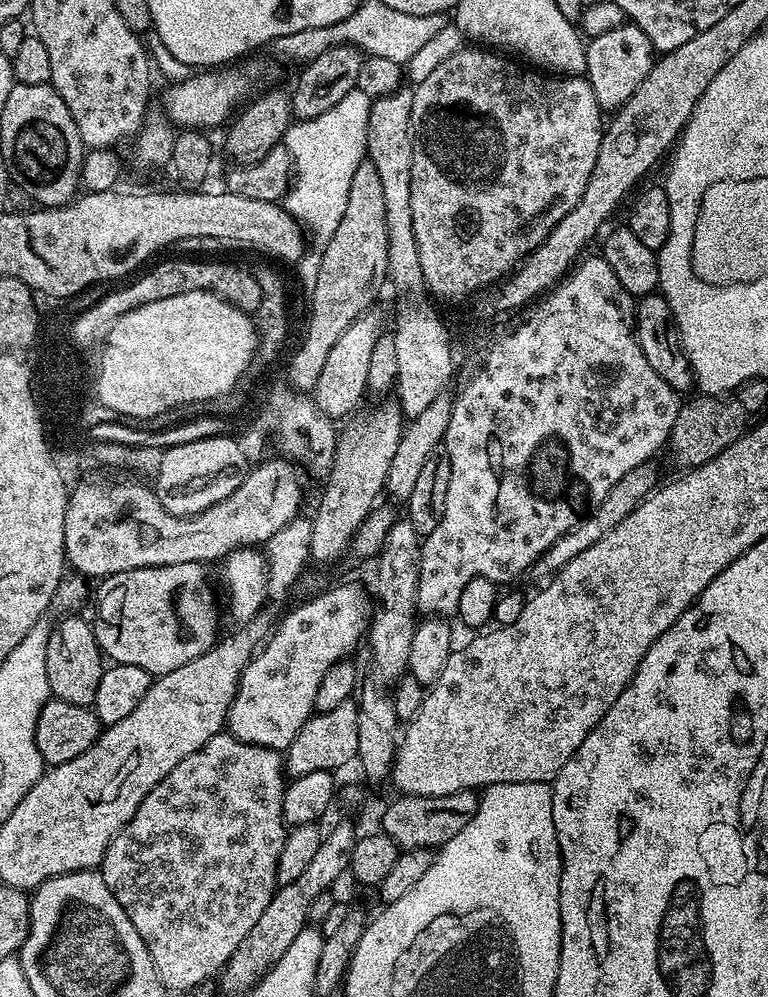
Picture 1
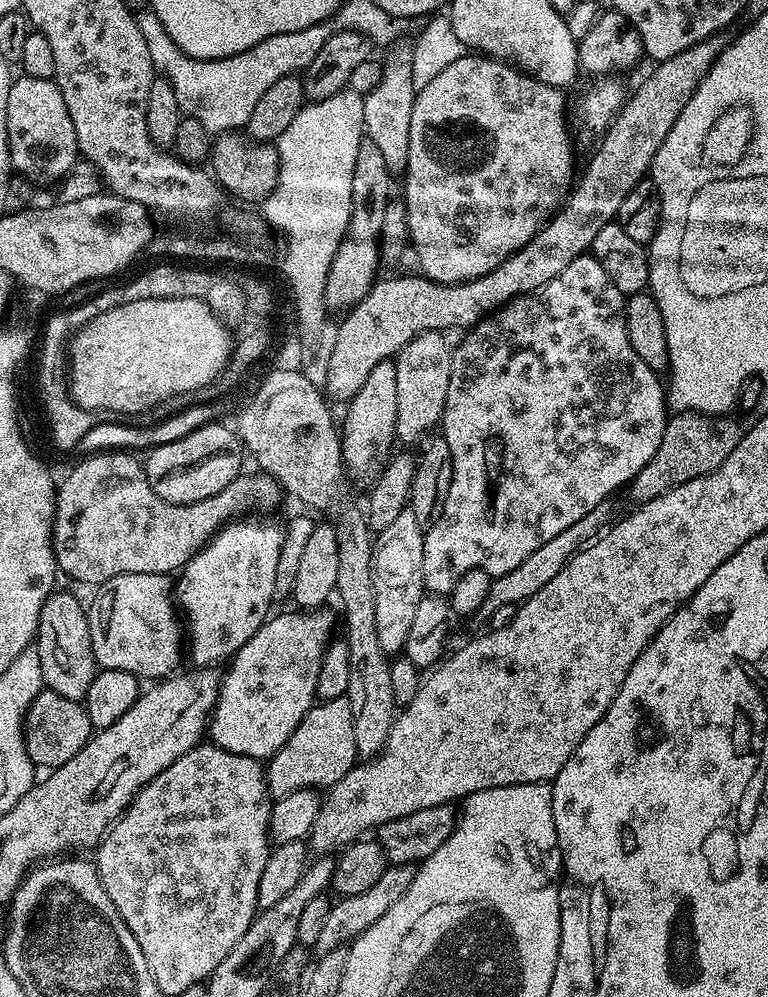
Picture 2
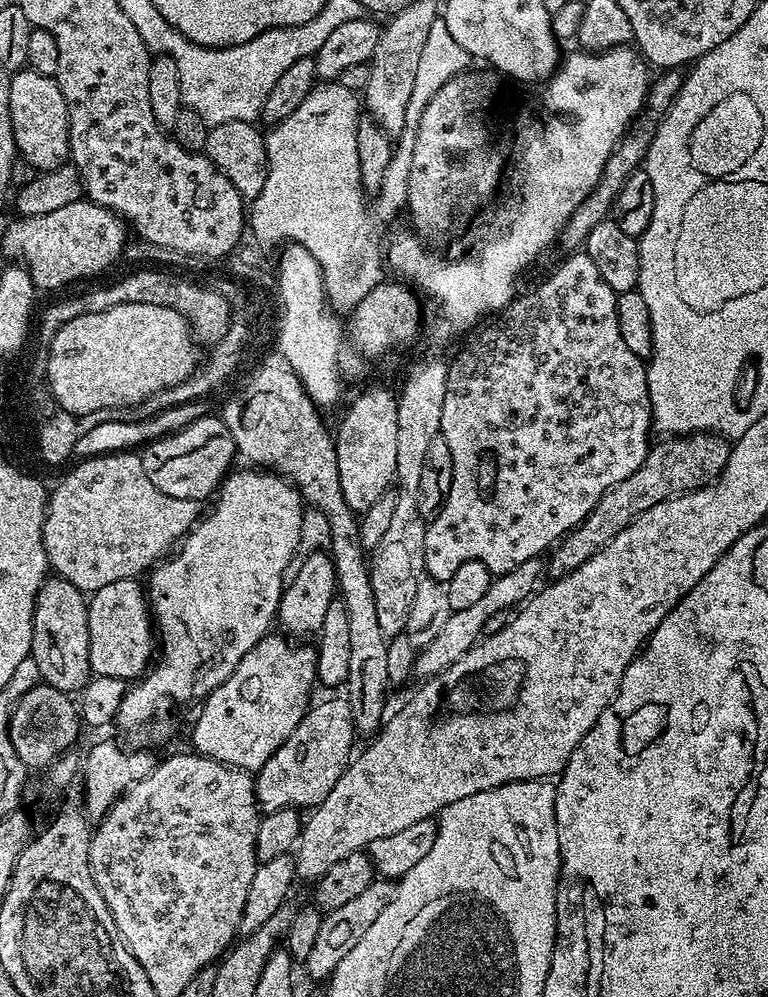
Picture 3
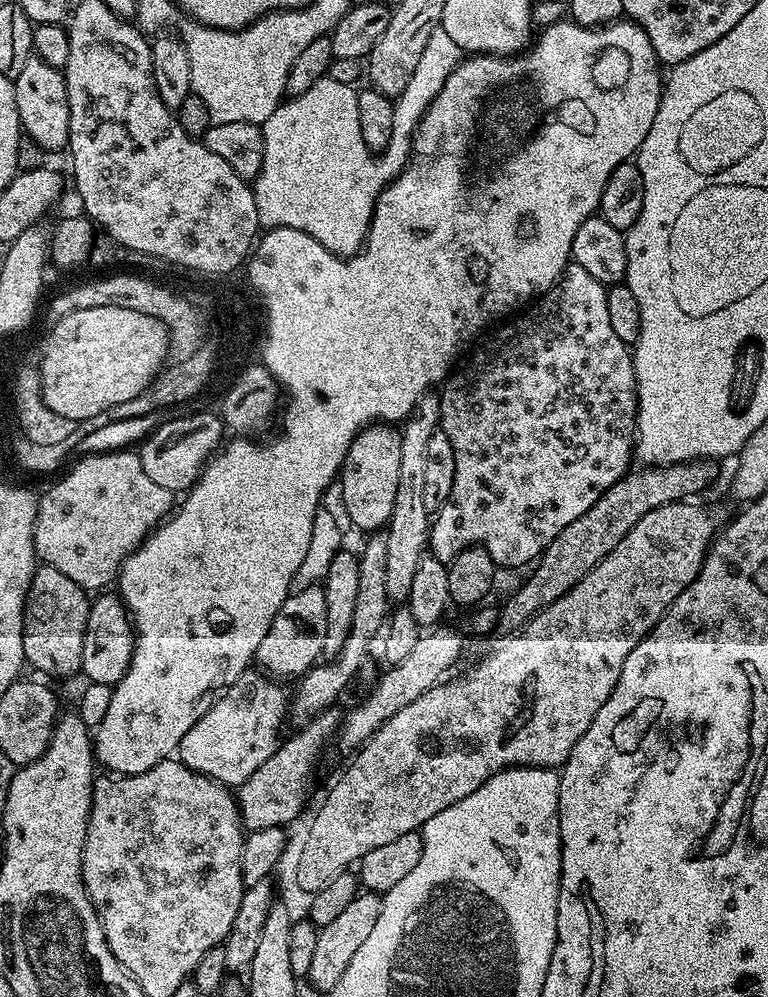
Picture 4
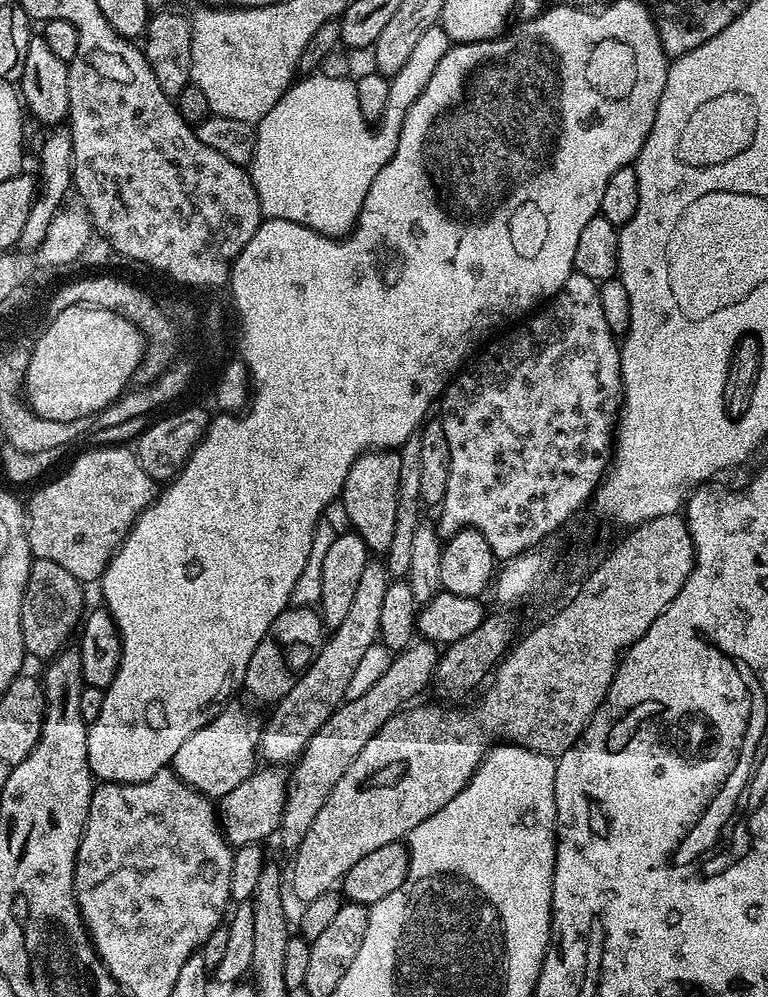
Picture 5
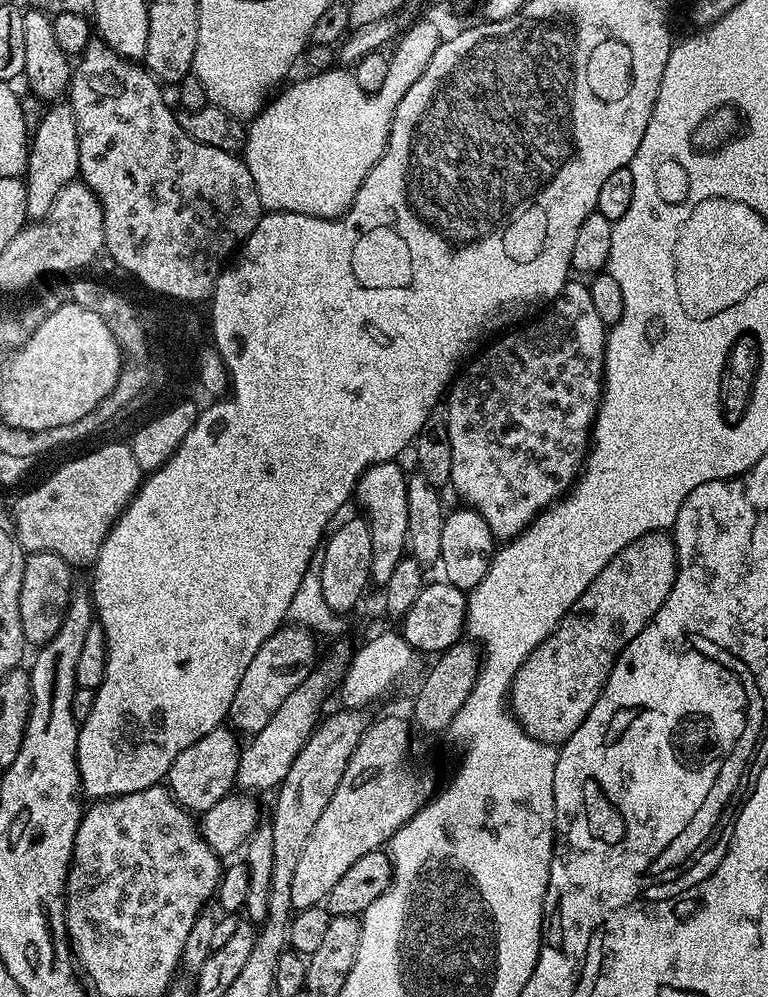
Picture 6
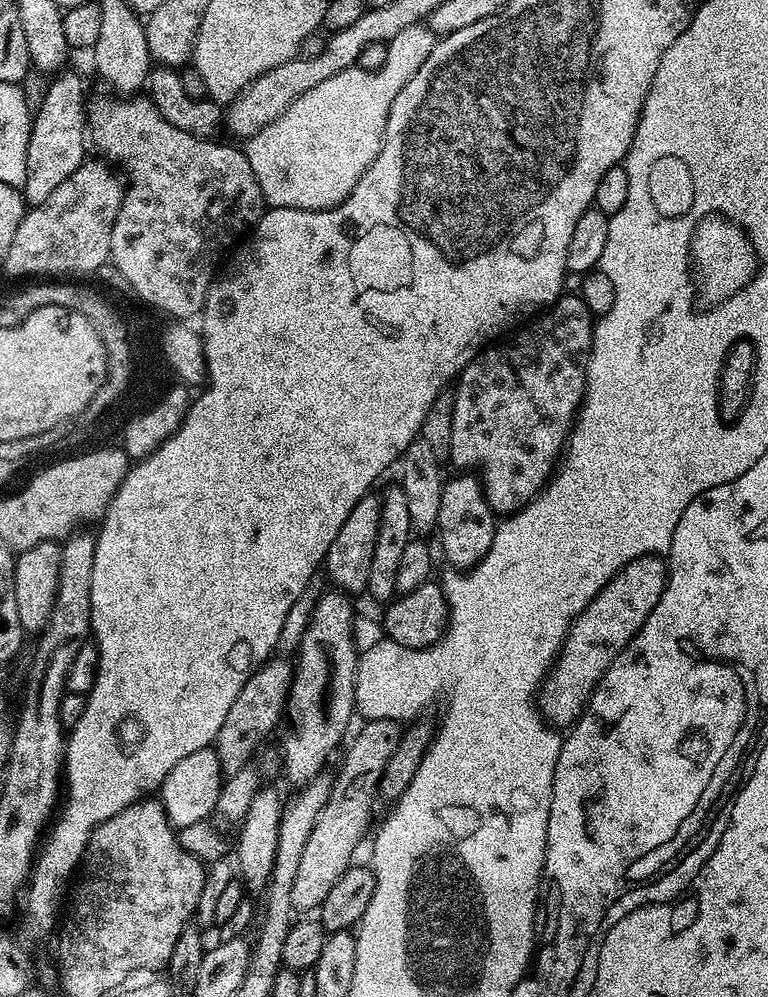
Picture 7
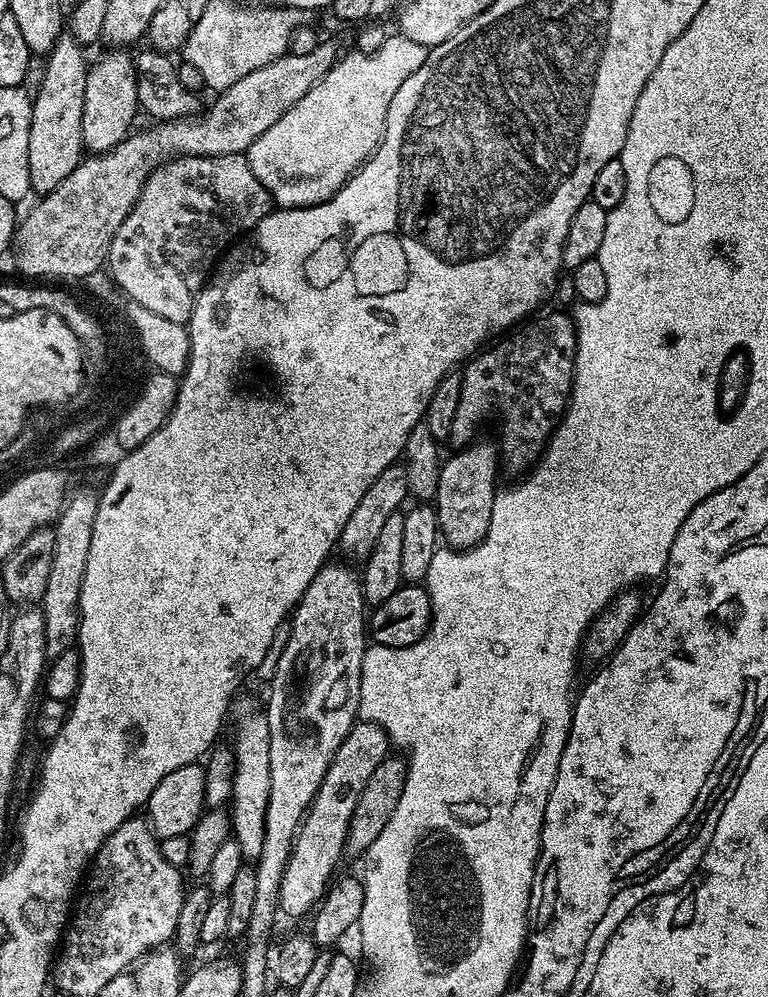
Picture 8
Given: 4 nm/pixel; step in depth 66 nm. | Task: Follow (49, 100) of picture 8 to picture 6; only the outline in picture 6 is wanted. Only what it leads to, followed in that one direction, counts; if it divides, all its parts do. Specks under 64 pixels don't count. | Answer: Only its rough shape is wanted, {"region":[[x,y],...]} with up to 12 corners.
{"region":[[56,102],[28,146],[26,214],[35,222],[80,175],[71,103]]}

